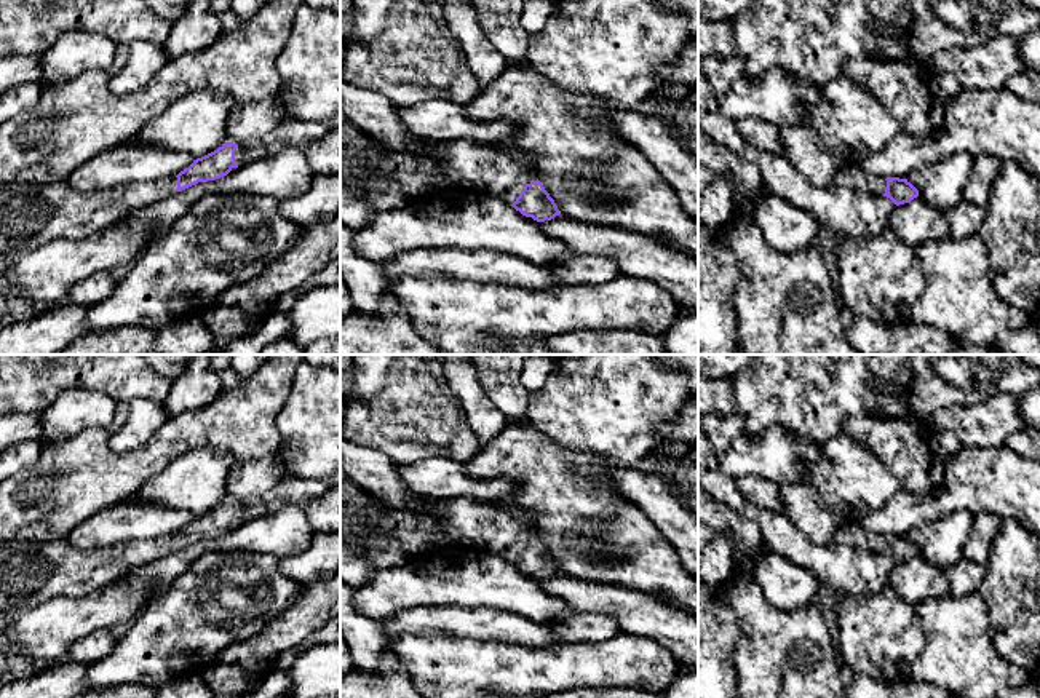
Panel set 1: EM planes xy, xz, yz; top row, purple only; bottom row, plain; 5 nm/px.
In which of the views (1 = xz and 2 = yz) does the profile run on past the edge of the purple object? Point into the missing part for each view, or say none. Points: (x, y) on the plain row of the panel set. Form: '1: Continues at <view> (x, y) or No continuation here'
1: Continues at xz (387, 535)
2: Continues at yz (850, 532)

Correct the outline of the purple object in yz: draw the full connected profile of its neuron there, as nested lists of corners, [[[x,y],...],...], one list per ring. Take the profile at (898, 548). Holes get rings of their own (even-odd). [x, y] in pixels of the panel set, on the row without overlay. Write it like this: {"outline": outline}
{"outline": [[[858,519],[842,521],[834,533],[834,541],[874,553],[883,553],[896,564],[909,561],[919,554],[919,548],[907,537],[882,537],[875,532],[866,530]]]}

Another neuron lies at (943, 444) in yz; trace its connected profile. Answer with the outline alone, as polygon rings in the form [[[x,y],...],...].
[[[930,431],[930,447],[933,457],[939,457],[943,460],[947,460],[962,449],[952,431]]]

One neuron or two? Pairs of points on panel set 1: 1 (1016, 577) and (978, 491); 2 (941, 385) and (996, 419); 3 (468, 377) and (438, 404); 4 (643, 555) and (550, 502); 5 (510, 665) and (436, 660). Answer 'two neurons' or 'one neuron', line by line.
1: two neurons
2: two neurons
3: two neurons
4: one neuron
5: one neuron

